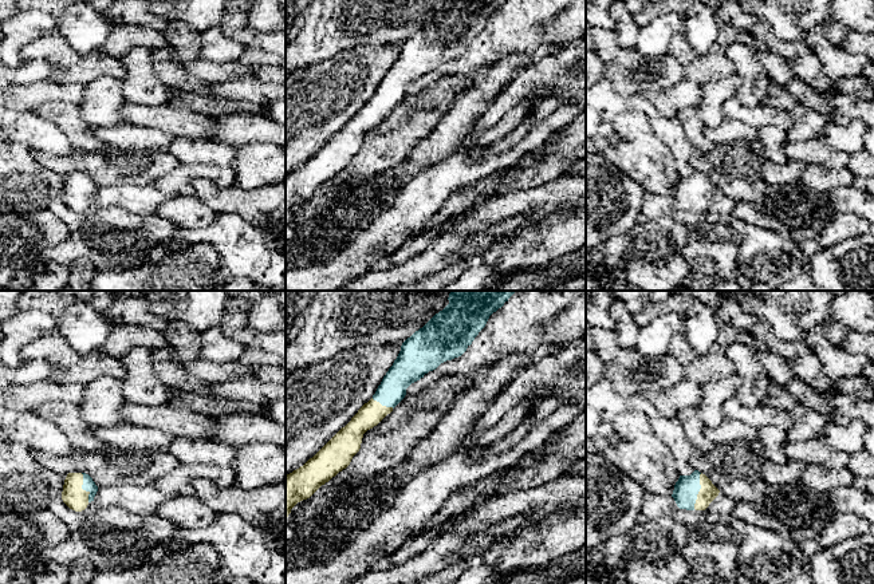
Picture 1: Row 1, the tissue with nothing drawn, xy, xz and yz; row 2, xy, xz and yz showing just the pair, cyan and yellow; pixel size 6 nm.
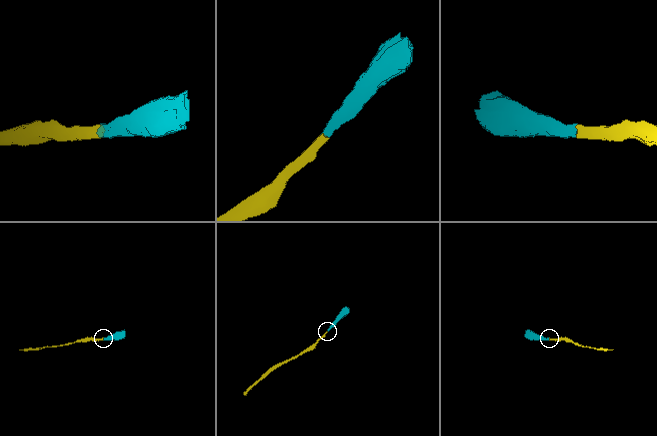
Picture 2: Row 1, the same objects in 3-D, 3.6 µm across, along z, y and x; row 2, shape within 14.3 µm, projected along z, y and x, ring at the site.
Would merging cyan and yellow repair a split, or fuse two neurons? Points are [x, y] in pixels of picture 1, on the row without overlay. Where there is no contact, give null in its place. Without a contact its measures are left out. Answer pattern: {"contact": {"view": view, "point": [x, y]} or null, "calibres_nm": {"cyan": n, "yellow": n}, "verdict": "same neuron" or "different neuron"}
{"contact": {"view": "yz", "point": [699, 190]}, "calibres_nm": {"cyan": 150, "yellow": 110}, "verdict": "same neuron"}

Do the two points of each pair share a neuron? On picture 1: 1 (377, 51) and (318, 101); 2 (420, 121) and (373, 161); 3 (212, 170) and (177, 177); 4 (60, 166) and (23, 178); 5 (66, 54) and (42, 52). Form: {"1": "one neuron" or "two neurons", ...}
{"1": "one neuron", "2": "one neuron", "3": "one neuron", "4": "two neurons", "5": "one neuron"}

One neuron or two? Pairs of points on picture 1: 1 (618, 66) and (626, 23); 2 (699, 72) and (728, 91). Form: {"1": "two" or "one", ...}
{"1": "two", "2": "two"}

